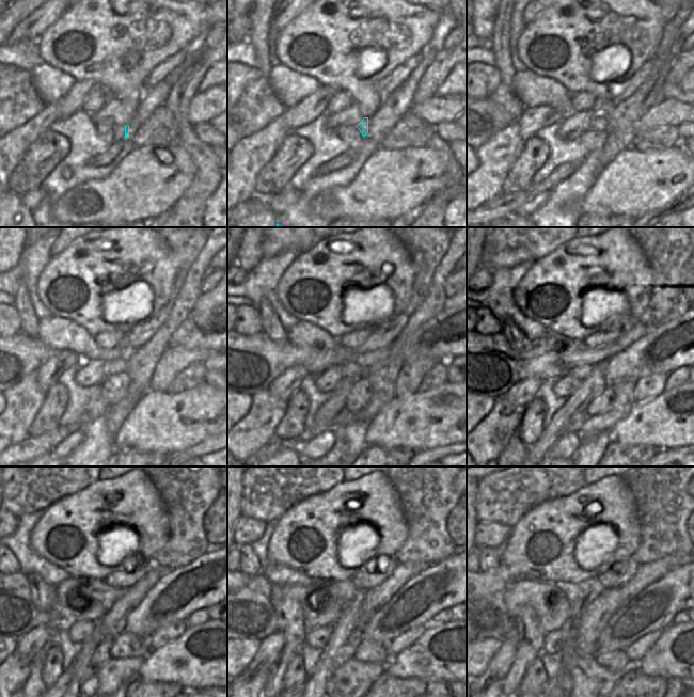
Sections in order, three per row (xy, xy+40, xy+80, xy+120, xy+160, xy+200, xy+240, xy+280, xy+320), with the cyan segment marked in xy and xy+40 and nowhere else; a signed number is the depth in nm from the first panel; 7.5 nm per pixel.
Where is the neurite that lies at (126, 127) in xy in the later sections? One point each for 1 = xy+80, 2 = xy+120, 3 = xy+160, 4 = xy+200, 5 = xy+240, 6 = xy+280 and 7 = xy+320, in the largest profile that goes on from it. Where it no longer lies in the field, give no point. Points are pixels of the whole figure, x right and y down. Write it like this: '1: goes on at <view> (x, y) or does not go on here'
1: goes on at xy+80 (599, 124)
2: goes on at xy+120 (117, 365)
3: goes on at xy+160 (315, 361)
4: goes on at xy+200 (550, 362)
5: goes on at xy+240 (66, 603)
6: goes on at xy+280 (302, 607)
7: goes on at xy+320 (538, 607)

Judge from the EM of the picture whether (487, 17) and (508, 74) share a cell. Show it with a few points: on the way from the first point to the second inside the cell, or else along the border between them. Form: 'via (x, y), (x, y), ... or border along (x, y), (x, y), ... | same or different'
border along (498, 11), (489, 37) | different

